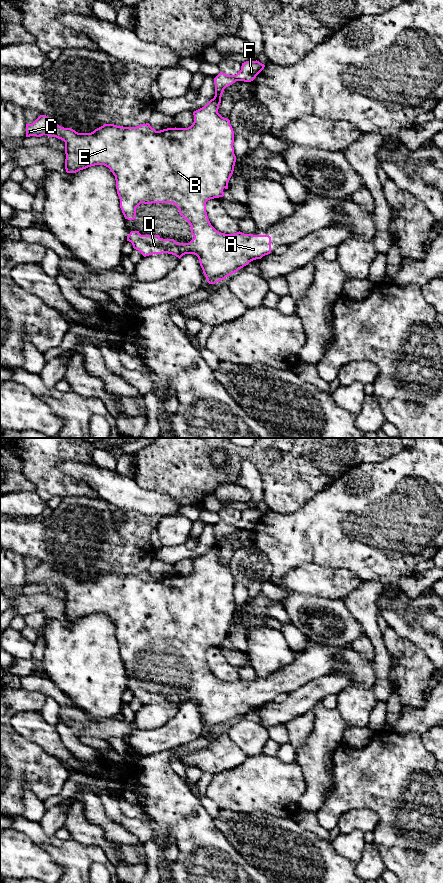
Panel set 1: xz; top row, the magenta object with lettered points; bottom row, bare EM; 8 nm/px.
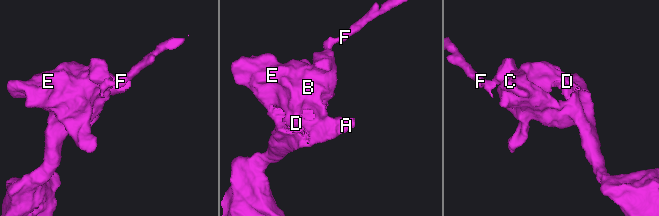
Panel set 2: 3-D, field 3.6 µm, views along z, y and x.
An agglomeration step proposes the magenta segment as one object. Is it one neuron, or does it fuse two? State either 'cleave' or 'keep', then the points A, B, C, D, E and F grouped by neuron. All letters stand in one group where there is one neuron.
cleave; groups A B C D E / F

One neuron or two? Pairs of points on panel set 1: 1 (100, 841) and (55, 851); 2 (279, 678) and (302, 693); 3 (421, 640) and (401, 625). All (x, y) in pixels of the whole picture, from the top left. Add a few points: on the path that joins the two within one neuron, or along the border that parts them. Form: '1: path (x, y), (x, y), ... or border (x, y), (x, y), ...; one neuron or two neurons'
1: border (73, 839), (86, 845), (97, 845), (106, 855); two neurons
2: border (317, 677), (305, 682), (288, 694); two neurons
3: path (416, 635), (406, 629); one neuron

